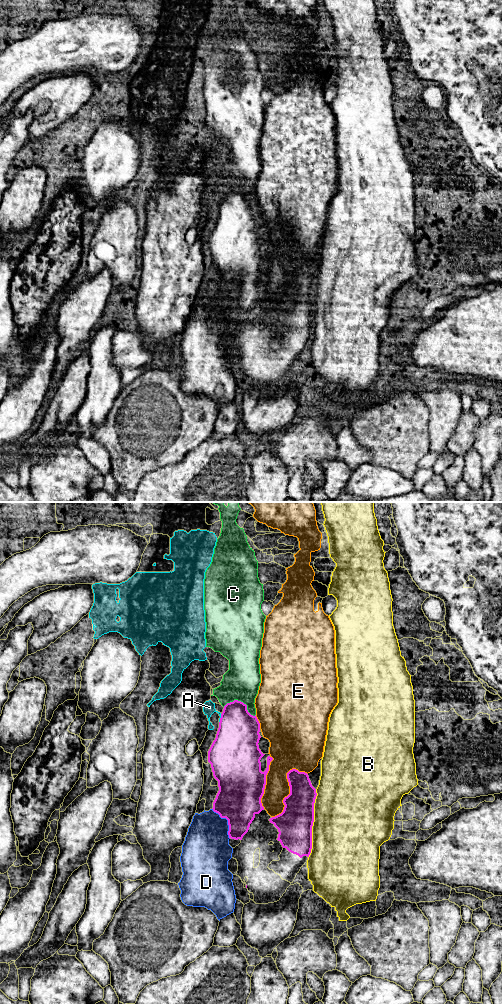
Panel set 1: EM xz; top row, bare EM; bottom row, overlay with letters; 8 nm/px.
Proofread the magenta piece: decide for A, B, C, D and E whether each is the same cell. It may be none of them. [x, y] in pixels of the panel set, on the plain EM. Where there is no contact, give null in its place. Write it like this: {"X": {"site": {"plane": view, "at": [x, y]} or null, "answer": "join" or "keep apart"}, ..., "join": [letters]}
{"A": {"site": {"plane": "xz", "at": [220, 206]}, "answer": "keep apart"}, "B": {"site": {"plane": "xz", "at": [312, 311]}, "answer": "keep apart"}, "C": {"site": {"plane": "xz", "at": [240, 189]}, "answer": "keep apart"}, "D": {"site": {"plane": "xz", "at": [228, 309]}, "answer": "keep apart"}, "E": {"site": {"plane": "xz", "at": [290, 276]}, "answer": "keep apart"}, "join": []}

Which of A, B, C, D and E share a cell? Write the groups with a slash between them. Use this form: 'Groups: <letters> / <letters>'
Groups: A / B / C / D / E

